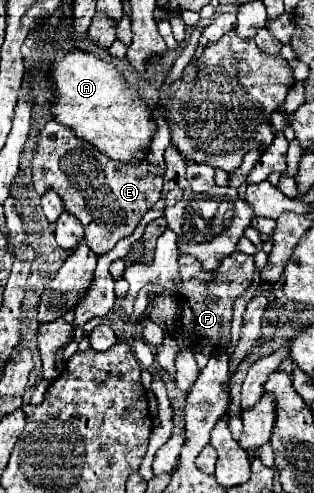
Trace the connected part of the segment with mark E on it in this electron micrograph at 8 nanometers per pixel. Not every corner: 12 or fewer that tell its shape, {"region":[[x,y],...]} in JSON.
{"region":[[56,121],[32,183],[56,191],[96,255],[134,233],[162,171],[124,165]]}

